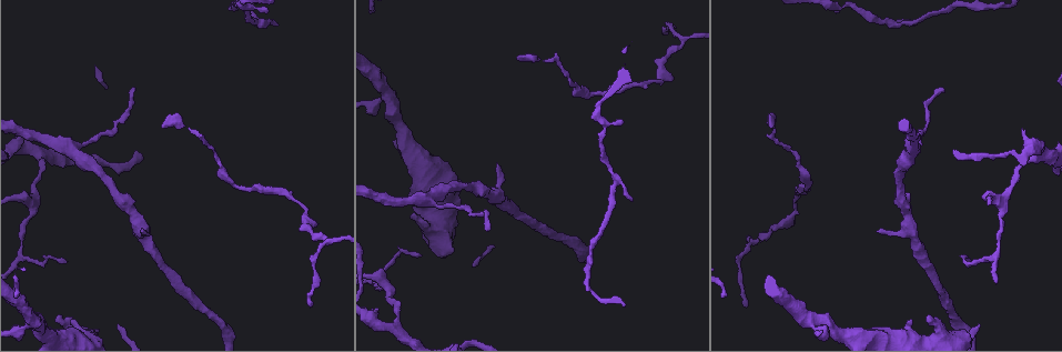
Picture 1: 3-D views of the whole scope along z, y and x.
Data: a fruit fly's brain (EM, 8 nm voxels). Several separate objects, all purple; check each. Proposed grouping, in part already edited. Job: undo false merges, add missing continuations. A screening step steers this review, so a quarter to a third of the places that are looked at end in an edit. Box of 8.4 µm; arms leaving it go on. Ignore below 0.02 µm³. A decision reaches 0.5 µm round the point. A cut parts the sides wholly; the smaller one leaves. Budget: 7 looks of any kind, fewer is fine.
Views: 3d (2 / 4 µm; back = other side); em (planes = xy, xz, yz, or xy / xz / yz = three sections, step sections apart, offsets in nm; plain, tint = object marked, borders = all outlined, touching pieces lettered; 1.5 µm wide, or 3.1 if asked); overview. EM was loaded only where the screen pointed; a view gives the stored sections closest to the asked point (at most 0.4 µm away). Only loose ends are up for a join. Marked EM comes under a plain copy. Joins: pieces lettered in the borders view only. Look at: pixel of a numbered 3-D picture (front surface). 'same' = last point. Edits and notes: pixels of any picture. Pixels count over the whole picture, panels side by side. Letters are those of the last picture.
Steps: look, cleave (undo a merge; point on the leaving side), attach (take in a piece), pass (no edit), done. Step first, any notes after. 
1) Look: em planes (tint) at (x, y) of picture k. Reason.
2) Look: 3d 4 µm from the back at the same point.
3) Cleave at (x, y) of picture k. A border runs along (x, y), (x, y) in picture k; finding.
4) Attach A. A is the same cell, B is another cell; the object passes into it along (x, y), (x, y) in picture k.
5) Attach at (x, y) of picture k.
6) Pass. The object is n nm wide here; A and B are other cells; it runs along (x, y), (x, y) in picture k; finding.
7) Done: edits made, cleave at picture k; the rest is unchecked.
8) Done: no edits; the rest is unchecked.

Look: 3d 2 µm at (162, 127) of picture 1. End of a long branch.

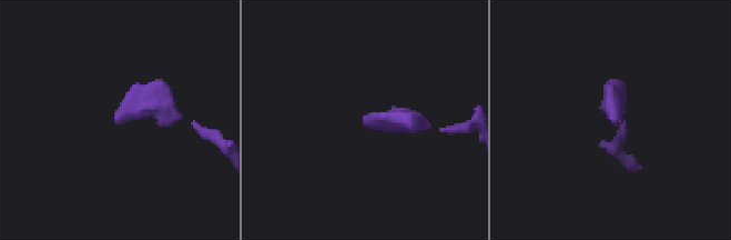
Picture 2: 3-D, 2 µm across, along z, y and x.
Look: em xy step 8 (borders) at (365, 117) of picture 2. Need the tissue.

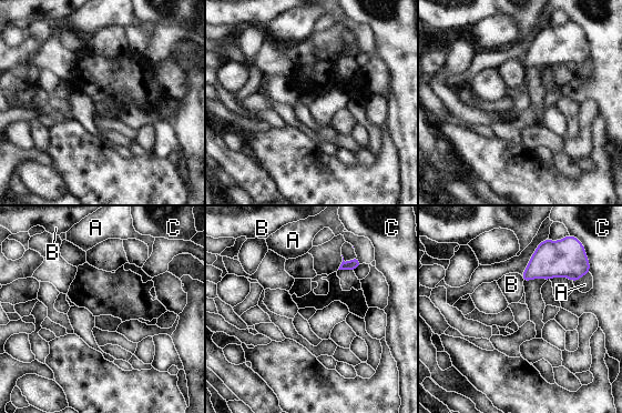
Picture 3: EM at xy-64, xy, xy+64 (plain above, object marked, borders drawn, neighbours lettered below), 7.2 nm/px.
Pass. A, B and C are other cells; a border runs along (520, 275), (522, 282) in picture 3; no lettered piece goes on from it.

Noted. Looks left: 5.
Look: em planes (borders) at (666, 34) of picture 1. Thin end.

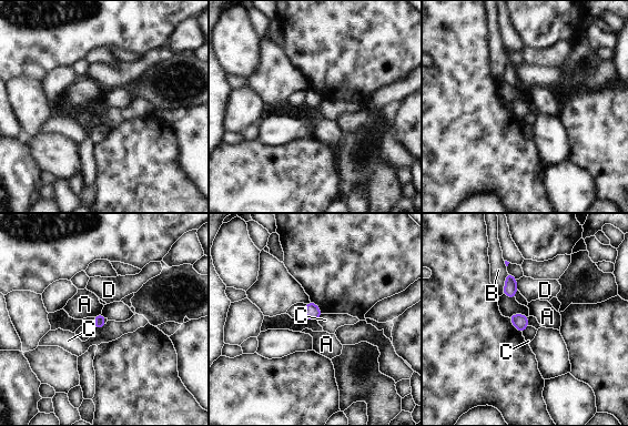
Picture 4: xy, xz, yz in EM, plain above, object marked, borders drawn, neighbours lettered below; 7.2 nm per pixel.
Pass. The object is 80 nm wide here; A, B, C and D are other cells; a border runs along (101, 312), (94, 317) in picture 4; none of them fits.

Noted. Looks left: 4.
Look: em yz step 4 (tint) at (387, 98) of picture 1. Arms part here.

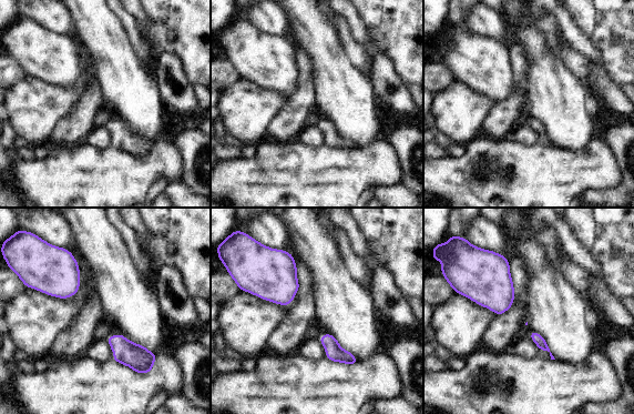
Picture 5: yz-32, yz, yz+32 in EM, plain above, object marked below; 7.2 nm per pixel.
Look: em yz step 4 (borders) at the same point. What lies round it.

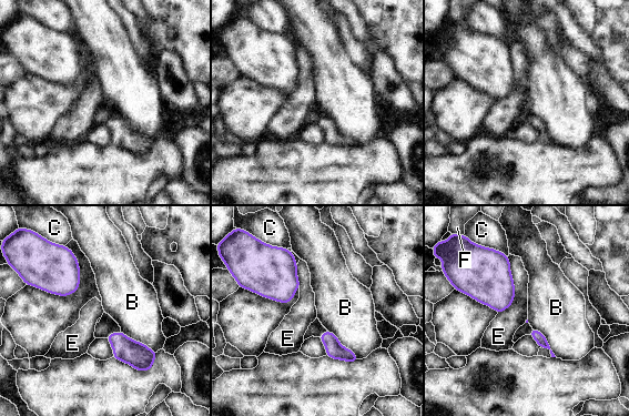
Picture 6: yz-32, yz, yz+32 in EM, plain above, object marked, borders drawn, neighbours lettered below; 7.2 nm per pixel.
Pass. B, C, E and F are other cells; a border runs along (327, 330), (359, 358) in picture 6; continuous, no second neuron.

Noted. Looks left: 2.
Done: no edits; the rest is unchecked.

